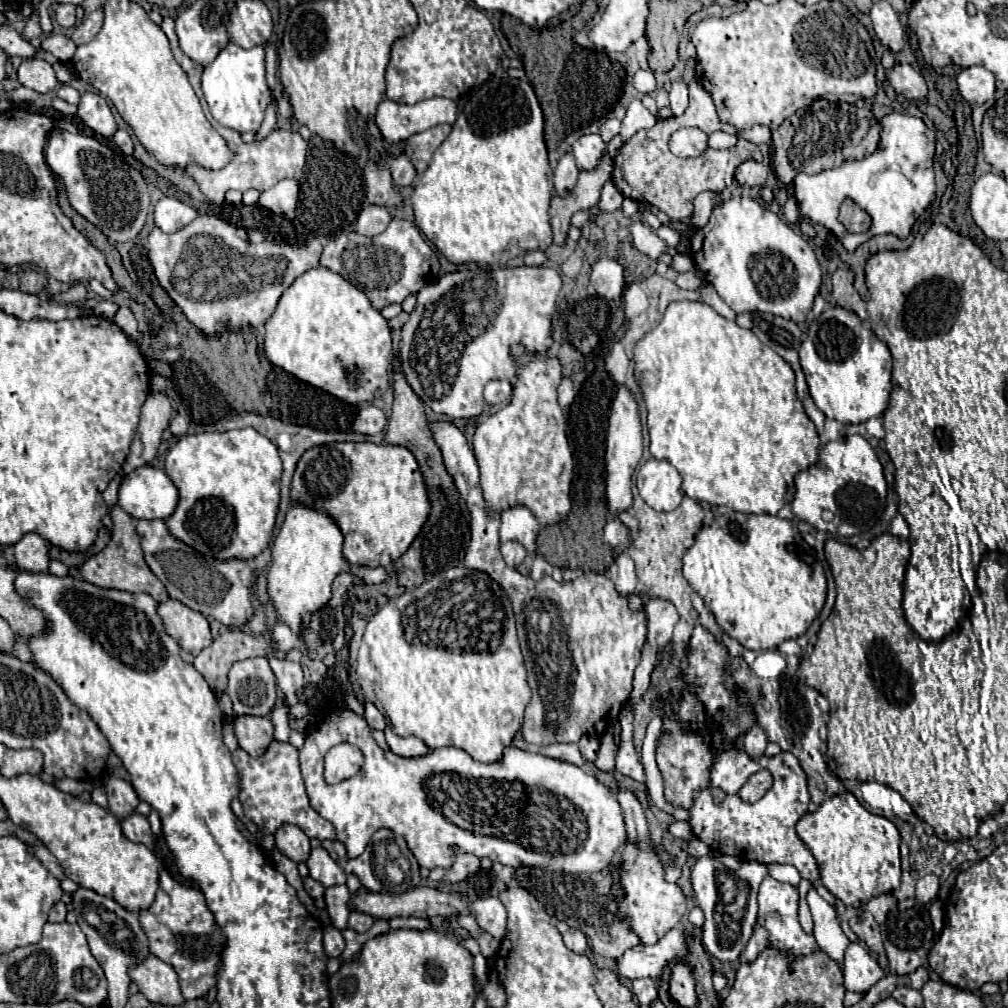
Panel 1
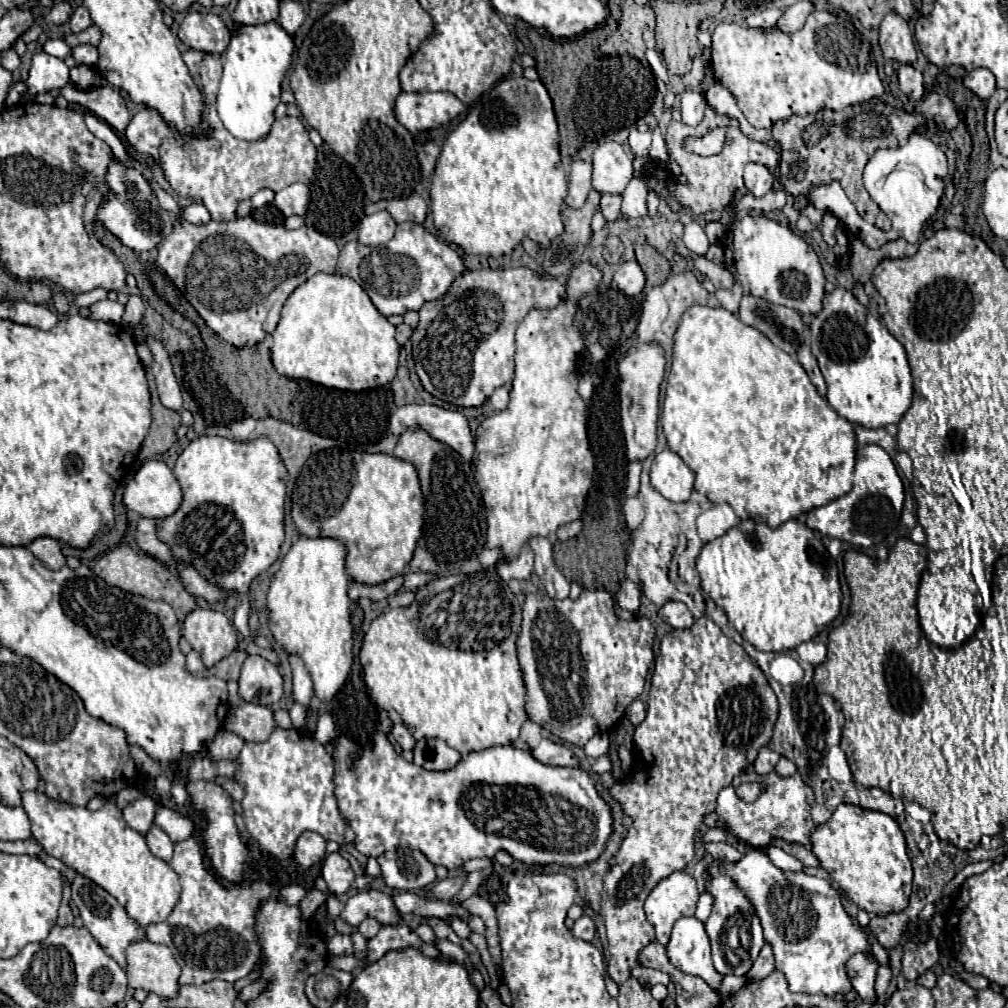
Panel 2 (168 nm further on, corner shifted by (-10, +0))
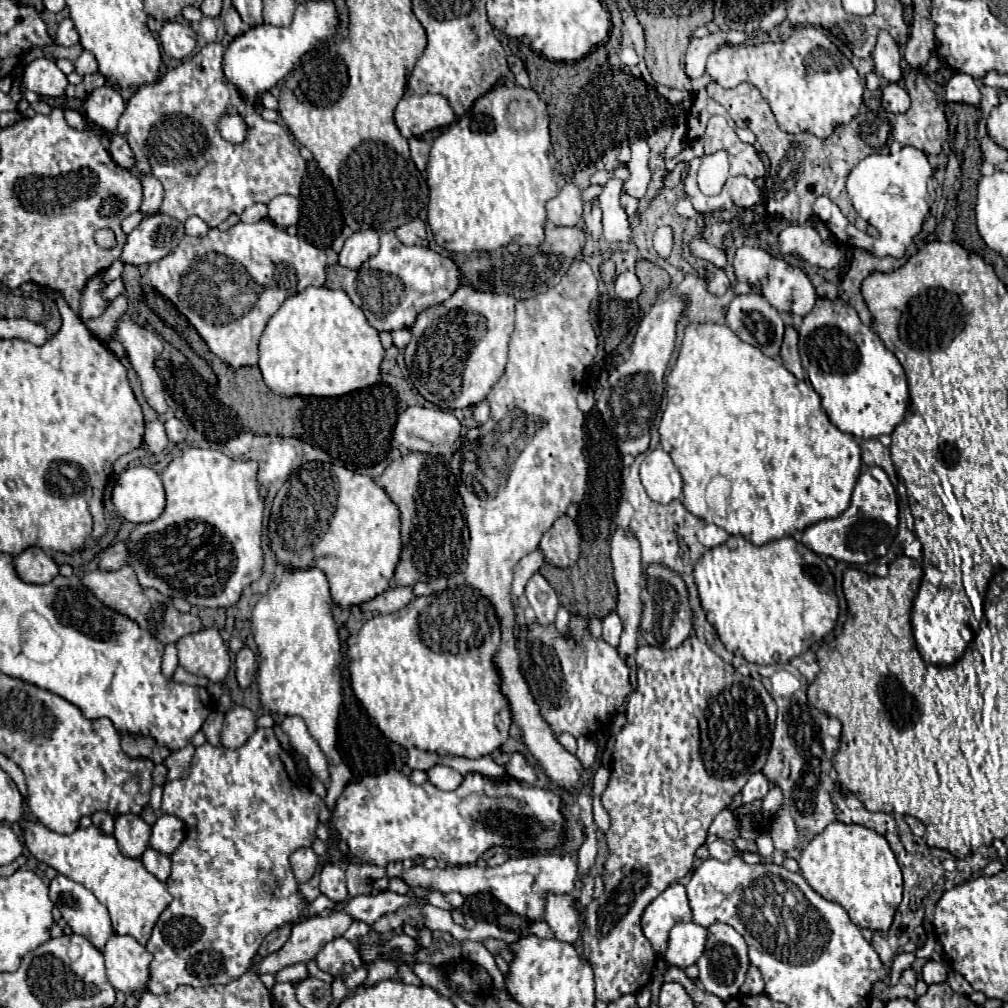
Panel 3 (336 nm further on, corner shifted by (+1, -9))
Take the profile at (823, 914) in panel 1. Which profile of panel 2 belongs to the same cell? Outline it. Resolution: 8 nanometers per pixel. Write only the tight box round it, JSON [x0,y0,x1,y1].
[851,956,877,1004]

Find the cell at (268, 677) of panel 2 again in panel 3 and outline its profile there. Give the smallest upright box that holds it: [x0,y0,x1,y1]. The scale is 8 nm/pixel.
[236,647,256,689]

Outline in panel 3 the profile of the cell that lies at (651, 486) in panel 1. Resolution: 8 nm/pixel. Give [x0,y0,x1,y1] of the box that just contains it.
[640,447,682,503]

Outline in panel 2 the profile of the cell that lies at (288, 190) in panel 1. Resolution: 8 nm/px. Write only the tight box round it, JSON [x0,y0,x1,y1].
[275,184,309,217]

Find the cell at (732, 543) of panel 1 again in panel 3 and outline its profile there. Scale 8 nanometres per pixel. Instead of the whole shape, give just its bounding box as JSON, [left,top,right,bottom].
[694,535,838,663]

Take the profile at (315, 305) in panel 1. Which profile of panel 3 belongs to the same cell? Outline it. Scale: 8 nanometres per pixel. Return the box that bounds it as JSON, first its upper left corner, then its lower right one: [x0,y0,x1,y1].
[258,287,382,397]

